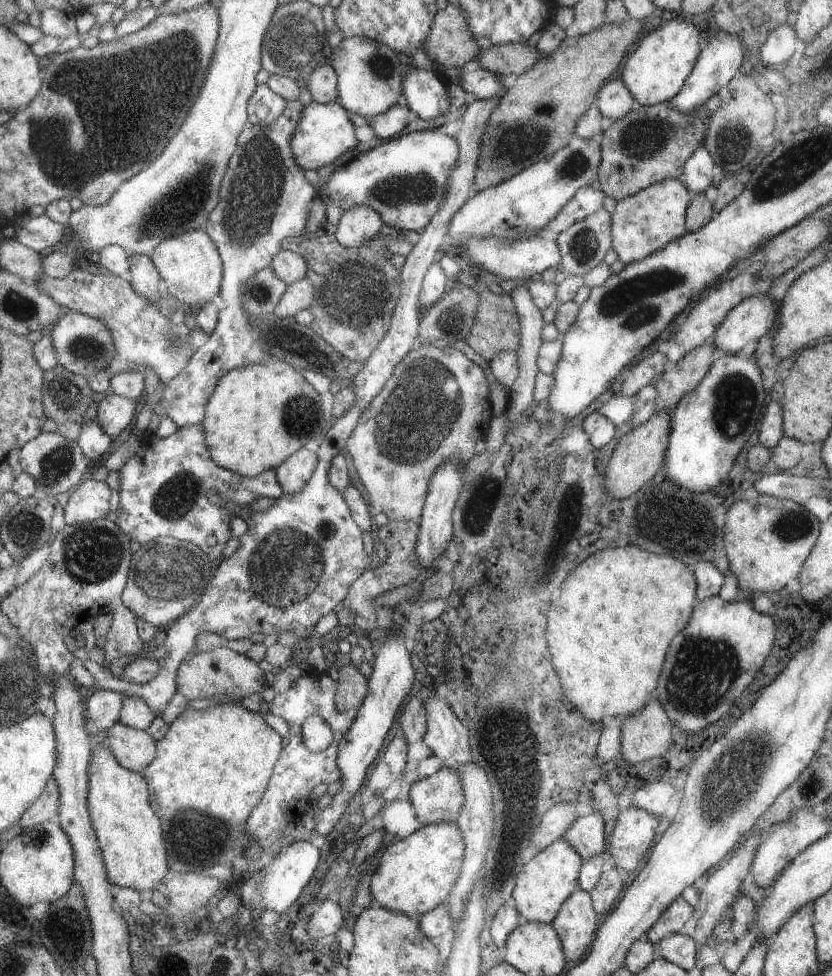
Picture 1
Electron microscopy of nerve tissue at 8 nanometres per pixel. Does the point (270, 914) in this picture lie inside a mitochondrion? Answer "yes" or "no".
no

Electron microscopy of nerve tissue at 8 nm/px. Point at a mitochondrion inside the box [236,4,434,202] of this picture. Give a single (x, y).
(296, 45)

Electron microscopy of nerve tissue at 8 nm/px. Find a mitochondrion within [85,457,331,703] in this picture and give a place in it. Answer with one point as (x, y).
(167, 579)

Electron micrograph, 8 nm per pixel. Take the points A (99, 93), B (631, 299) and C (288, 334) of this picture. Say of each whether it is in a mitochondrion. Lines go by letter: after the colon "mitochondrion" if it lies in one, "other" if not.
A: mitochondrion
B: mitochondrion
C: other

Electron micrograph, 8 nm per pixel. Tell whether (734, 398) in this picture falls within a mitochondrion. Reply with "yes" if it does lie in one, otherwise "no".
yes

